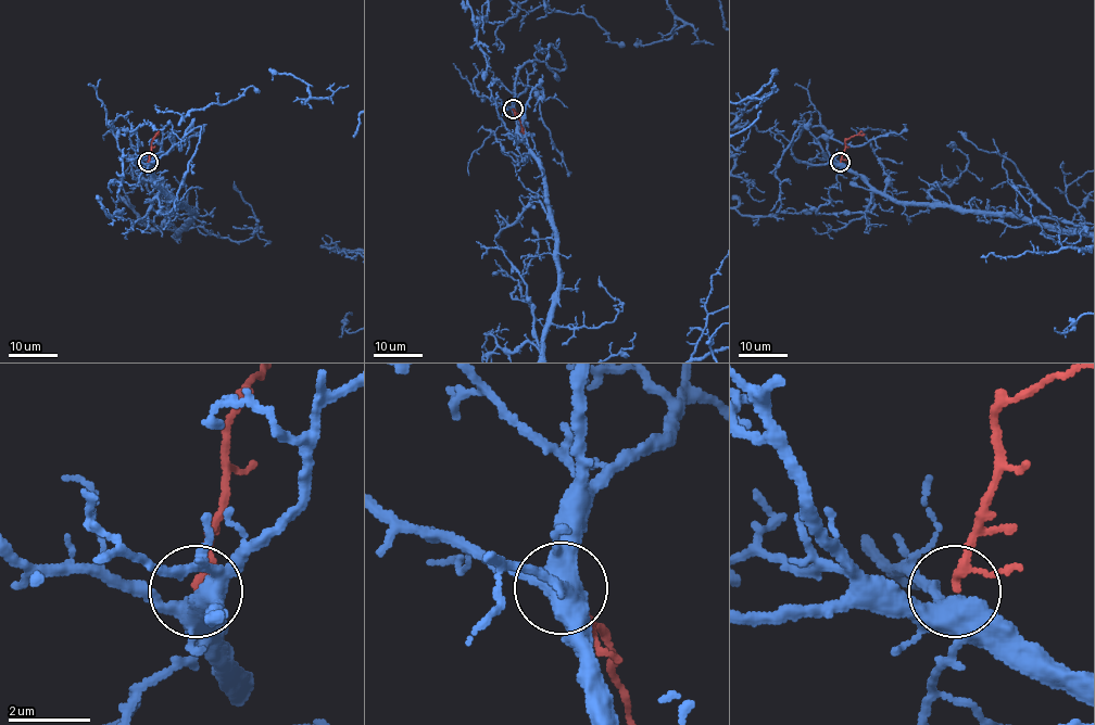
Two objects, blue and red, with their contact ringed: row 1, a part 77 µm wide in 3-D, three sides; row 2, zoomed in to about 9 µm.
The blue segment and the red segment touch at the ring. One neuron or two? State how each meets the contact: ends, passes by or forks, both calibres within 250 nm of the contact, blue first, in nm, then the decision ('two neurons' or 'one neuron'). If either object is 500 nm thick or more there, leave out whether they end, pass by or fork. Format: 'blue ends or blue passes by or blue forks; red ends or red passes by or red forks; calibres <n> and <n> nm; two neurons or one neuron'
blue forks; red passes by; calibres 420 and 140 nm; one neuron

